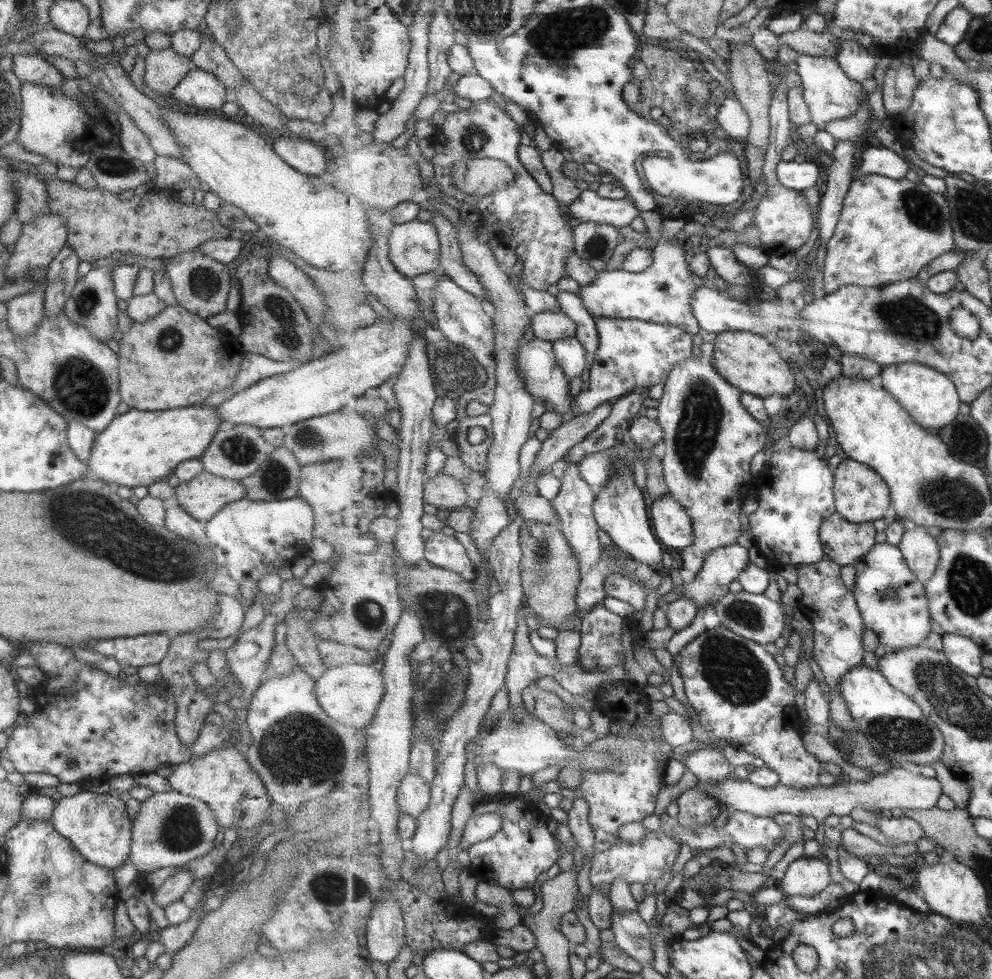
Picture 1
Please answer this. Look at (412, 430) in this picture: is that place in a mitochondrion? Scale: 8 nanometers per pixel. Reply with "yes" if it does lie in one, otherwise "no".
no

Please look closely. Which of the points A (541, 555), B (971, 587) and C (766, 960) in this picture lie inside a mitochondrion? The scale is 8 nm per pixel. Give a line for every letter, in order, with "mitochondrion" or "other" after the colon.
A: mitochondrion
B: mitochondrion
C: other

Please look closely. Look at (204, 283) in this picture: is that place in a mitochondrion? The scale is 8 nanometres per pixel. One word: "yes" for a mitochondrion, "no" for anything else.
yes

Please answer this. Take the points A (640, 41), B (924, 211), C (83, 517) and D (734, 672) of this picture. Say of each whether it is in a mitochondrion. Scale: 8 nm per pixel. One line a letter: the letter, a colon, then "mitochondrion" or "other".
A: other
B: mitochondrion
C: mitochondrion
D: mitochondrion

